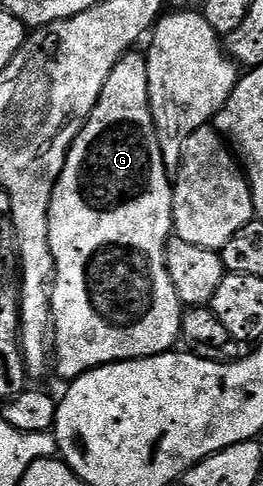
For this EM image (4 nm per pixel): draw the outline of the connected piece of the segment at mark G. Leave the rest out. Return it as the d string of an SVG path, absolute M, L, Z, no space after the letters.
M141 52L125 53L112 67L104 91L66 156L48 215L54 279L50 310L54 320L52 365L65 379L117 361L171 352L182 336L184 306L166 266L166 245L174 233L174 186L160 151L148 99L148 67Z

